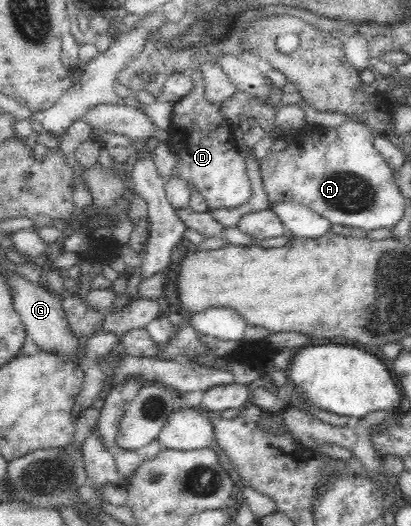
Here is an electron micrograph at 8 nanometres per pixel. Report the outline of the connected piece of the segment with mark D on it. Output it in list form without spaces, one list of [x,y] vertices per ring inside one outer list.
[[[194,68],[190,73],[193,88],[174,104],[171,127],[164,135],[178,158],[174,173],[183,177],[189,186],[199,189],[208,210],[241,206],[255,192],[245,159],[238,153],[232,127],[223,117],[221,104],[211,104],[205,98],[200,69]]]

